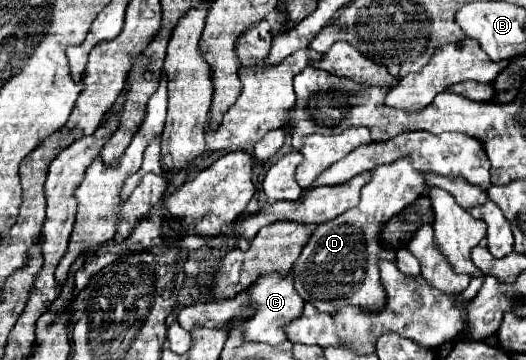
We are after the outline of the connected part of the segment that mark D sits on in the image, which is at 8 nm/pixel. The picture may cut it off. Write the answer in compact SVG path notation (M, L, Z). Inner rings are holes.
M409 159L379 165L377 171L373 171L371 181L361 189L361 203L327 223L321 223L303 247L303 253L293 267L295 289L301 299L313 303L321 313L329 315L335 315L343 305L361 307L369 313L383 311L387 293L379 279L379 261L395 261L395 251L383 247L379 227L411 205L423 191L423 175L413 169Z

